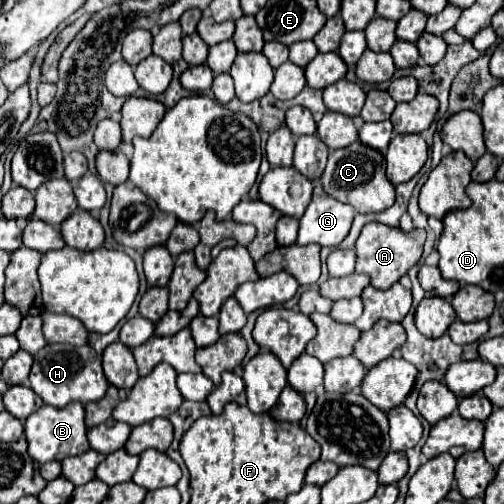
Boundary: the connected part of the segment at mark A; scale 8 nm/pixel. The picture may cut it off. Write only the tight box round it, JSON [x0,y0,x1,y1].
[355,223,425,289]

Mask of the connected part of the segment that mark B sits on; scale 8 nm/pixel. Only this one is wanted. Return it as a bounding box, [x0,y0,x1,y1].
[25,403,89,463]

